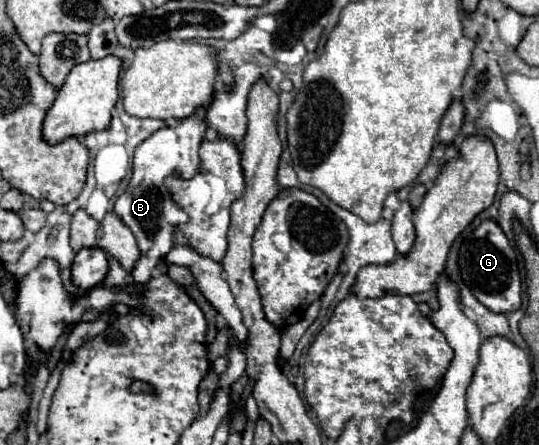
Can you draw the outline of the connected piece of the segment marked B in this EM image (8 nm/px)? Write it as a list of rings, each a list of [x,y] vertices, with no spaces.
[[[192,114],[184,120],[178,120],[174,128],[166,126],[154,132],[134,152],[130,184],[114,204],[114,214],[132,230],[142,250],[142,258],[138,260],[132,272],[132,282],[144,284],[150,280],[152,268],[158,264],[160,258],[164,258],[172,250],[172,234],[176,232],[176,226],[188,220],[188,216],[174,204],[174,200],[166,192],[164,178],[166,176],[190,178],[194,176],[194,172],[198,172],[198,148],[206,130],[208,130],[206,116]]]

